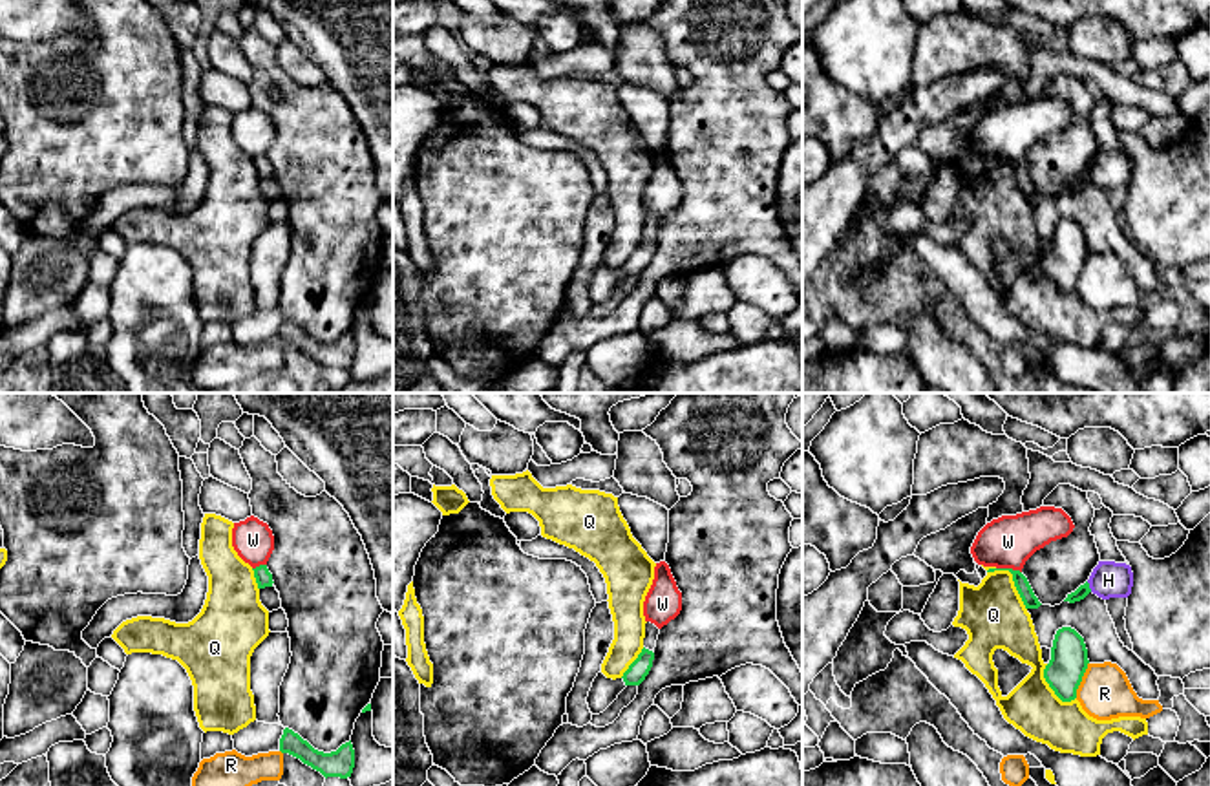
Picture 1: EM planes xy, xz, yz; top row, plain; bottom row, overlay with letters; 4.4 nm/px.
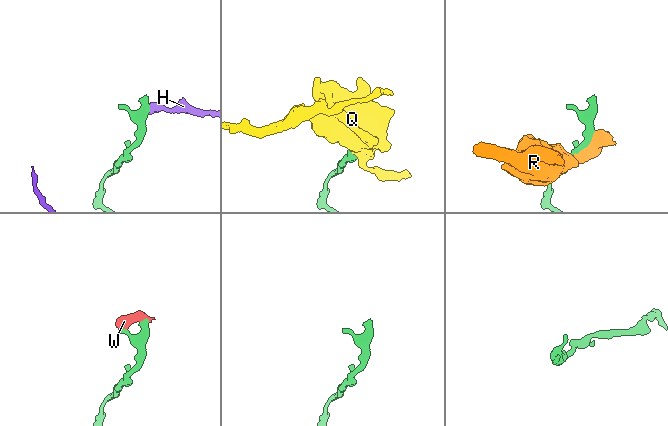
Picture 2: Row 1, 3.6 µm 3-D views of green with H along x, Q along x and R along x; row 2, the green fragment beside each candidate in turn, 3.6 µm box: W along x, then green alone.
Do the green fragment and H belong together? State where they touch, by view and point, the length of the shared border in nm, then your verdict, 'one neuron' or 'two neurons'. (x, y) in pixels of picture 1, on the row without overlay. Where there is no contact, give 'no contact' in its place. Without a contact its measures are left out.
meets green in yz at (1088, 178); contact 50 nm long; two neurons

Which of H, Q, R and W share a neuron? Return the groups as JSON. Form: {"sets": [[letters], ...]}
{"sets": [["H"], ["Q"], ["R", "W"]]}

